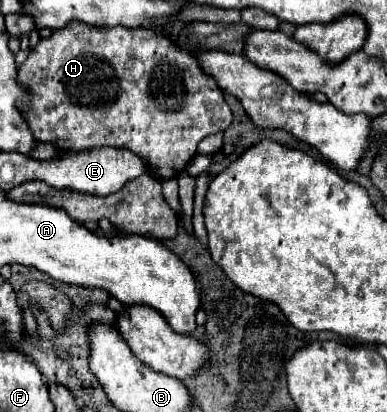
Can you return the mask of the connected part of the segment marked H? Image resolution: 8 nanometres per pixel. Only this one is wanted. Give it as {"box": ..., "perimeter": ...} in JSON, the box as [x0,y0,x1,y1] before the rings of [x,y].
{"box":[18,21,232,179],"perimeter":[[[70,21],[66,27],[56,29],[50,37],[38,41],[38,45],[32,49],[28,59],[20,65],[18,81],[22,81],[32,91],[32,101],[28,105],[22,105],[20,111],[26,115],[26,121],[38,141],[50,141],[60,151],[82,151],[82,149],[96,149],[96,147],[126,147],[126,149],[138,153],[152,171],[158,171],[158,173],[154,173],[158,179],[176,177],[188,165],[188,161],[196,155],[196,145],[200,143],[200,139],[204,139],[206,135],[212,135],[212,133],[222,133],[232,123],[232,111],[222,97],[222,89],[214,83],[214,79],[210,75],[206,75],[202,71],[198,59],[192,53],[184,53],[182,47],[176,47],[166,35],[158,35],[154,31],[138,29],[138,27],[102,27],[102,25],[88,25],[82,21]]]}

